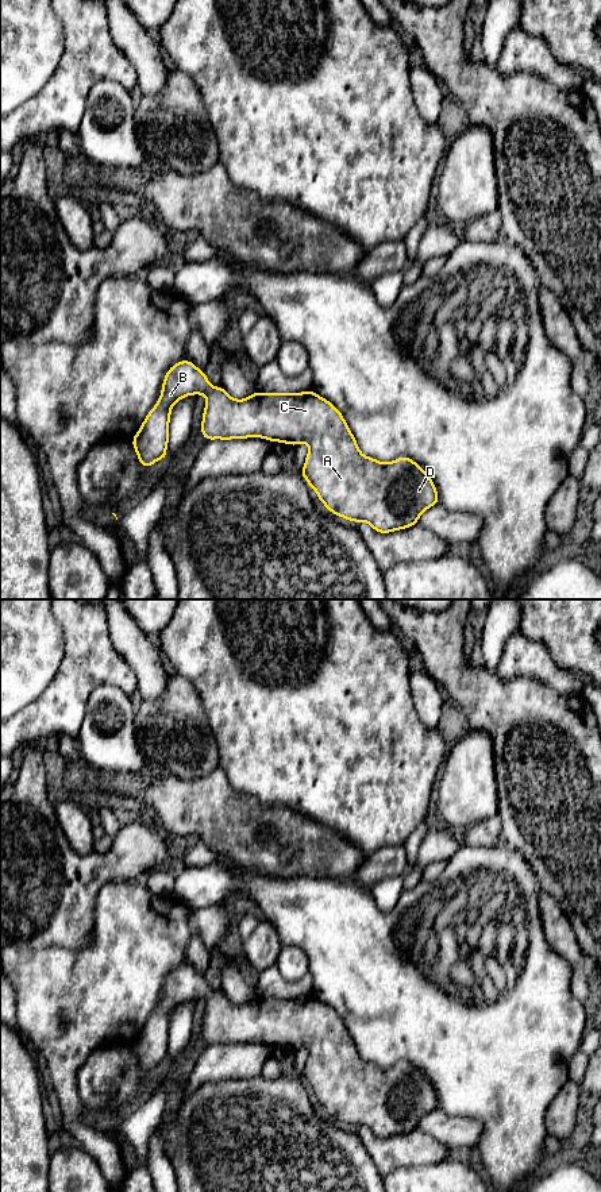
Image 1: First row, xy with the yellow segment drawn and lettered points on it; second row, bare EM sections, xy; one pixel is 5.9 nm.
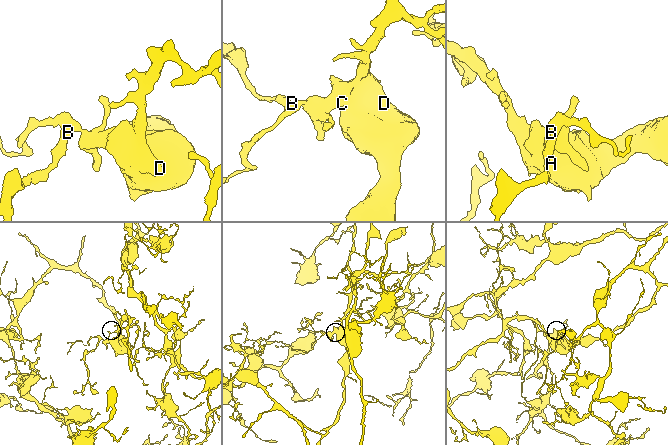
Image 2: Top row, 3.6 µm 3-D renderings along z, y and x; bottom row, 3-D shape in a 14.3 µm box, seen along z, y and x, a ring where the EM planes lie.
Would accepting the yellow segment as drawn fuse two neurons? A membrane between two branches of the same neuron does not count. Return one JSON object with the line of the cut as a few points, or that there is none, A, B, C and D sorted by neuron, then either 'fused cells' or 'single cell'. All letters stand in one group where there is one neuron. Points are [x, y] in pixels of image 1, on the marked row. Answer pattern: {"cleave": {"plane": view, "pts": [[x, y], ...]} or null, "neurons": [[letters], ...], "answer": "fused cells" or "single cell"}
{"cleave": null, "neurons": [["A", "B", "C", "D"]], "answer": "single cell"}

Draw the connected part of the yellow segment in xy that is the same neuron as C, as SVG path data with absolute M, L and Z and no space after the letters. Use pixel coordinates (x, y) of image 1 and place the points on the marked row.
M190 360L178 362L167 370L157 405L132 439L143 467L150 467L158 459L166 459L170 408L190 394L207 396L201 424L201 435L207 440L265 437L273 443L281 441L292 445L307 441L309 451L301 474L334 514L354 522L366 521L374 531L389 533L417 524L425 509L439 504L432 479L417 463L402 456L385 464L362 455L340 412L313 390L305 393L257 391L238 401L230 397L221 386L212 387L205 373Z

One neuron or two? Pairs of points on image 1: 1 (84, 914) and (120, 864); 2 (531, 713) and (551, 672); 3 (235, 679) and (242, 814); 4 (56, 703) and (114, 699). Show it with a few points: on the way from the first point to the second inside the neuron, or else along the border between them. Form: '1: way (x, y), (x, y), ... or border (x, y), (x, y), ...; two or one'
1: way (84, 901), (84, 894), (107, 871); one
2: border (513, 678), (532, 676), (562, 694), (576, 694); two
3: border (220, 767), (237, 790), (251, 794), (269, 806); two
4: border (115, 685), (99, 683), (92, 690), (79, 730); two

